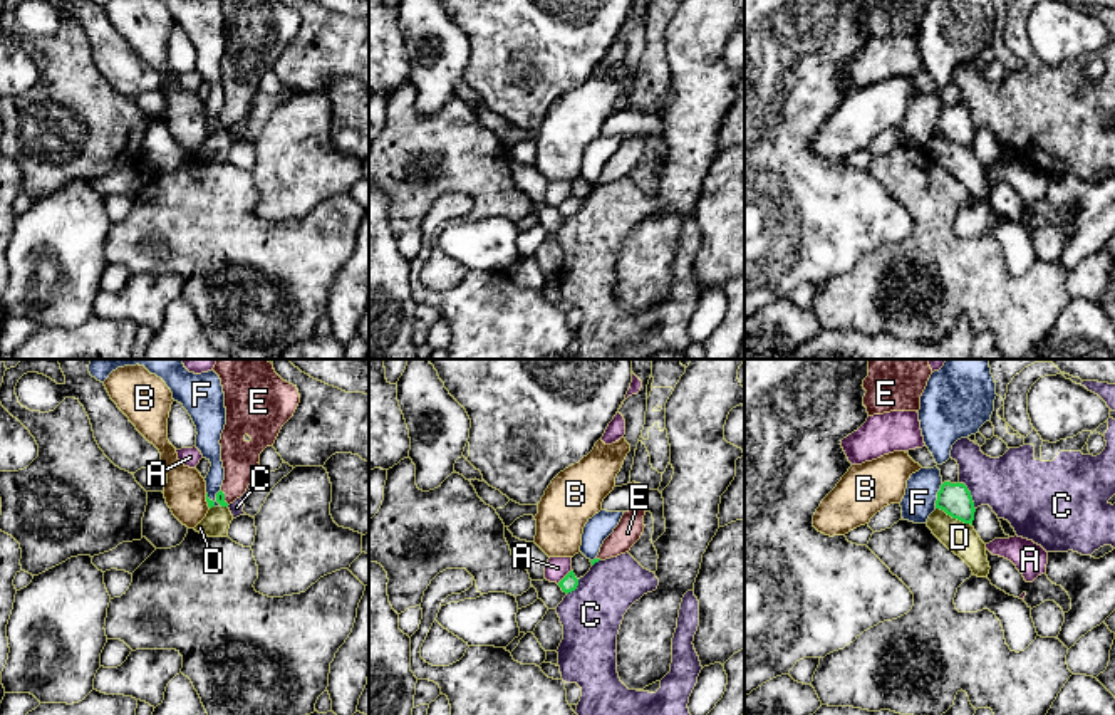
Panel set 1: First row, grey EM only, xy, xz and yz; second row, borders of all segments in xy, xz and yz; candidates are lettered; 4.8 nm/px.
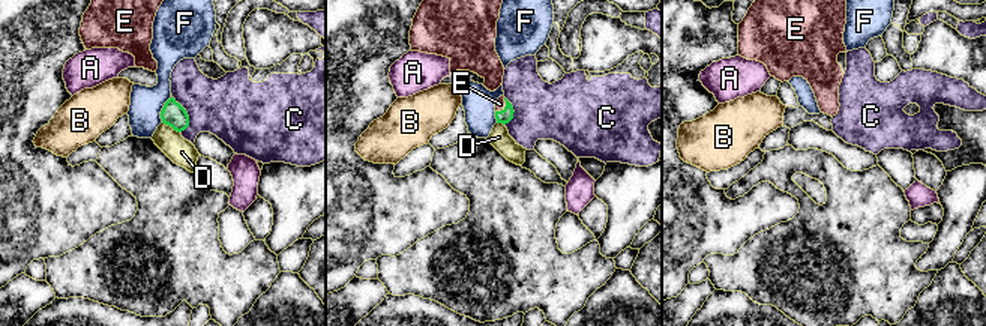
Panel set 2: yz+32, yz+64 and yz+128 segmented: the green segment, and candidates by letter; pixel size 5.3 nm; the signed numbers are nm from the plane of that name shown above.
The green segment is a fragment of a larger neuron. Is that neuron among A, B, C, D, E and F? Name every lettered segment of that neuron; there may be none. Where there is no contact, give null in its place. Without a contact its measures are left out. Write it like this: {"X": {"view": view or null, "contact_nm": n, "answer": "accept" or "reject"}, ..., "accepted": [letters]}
{"A": {"view": "xz", "contact_nm": 100, "answer": "reject"}, "B": {"view": "xy", "contact_nm": 80, "answer": "reject"}, "C": {"view": "yz", "contact_nm": 160, "answer": "reject"}, "D": {"view": "yz", "contact_nm": 200, "answer": "reject"}, "E": {"view": "xy", "contact_nm": 80, "answer": "accept"}, "F": {"view": "yz", "contact_nm": 130, "answer": "reject"}, "accepted": ["E"]}

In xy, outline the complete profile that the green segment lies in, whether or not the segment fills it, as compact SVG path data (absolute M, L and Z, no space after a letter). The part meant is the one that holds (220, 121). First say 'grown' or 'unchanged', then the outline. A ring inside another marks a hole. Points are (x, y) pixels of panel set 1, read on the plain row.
grown; M220 0L220 3L225 17L226 49L220 64L225 104L216 117L216 126L228 131L253 106L260 94L260 77L267 70L273 70L282 50L293 40L300 18L297 10L280 0Z

